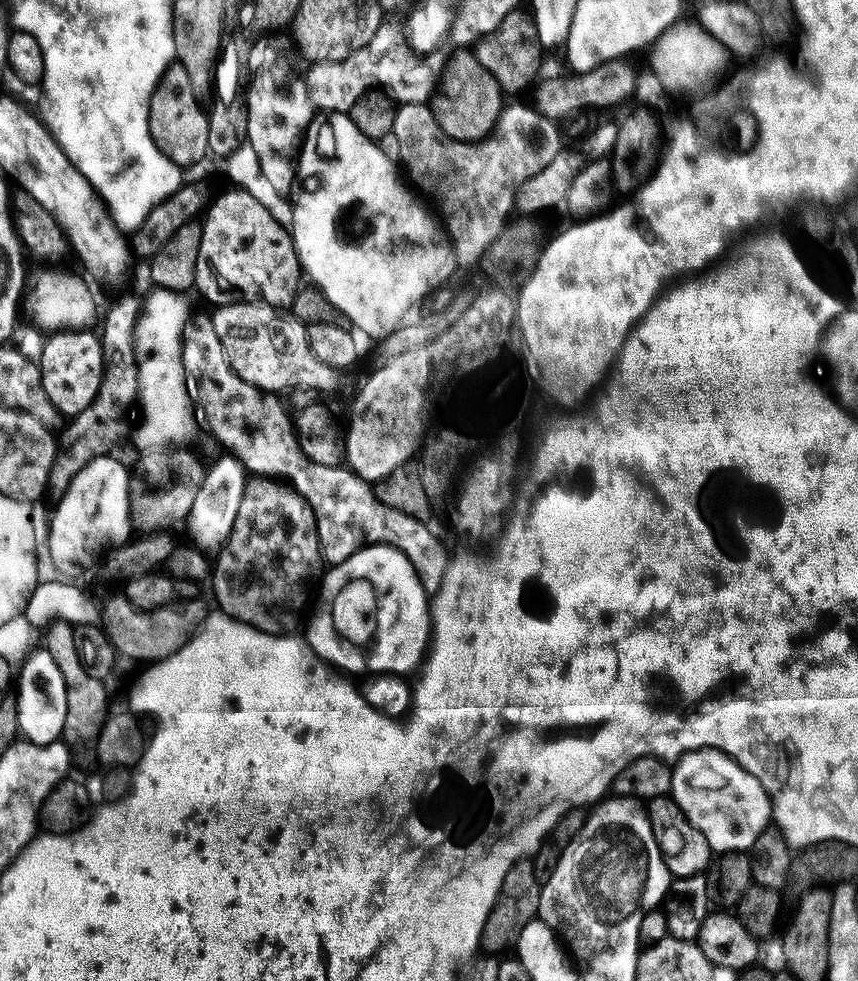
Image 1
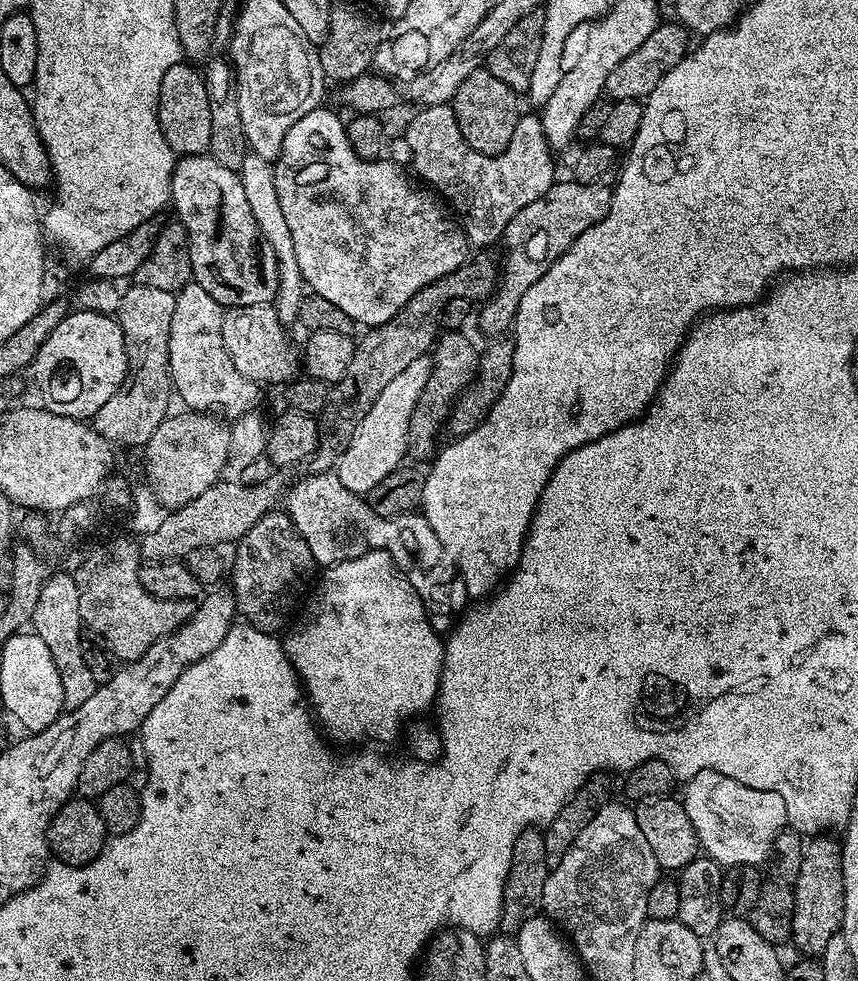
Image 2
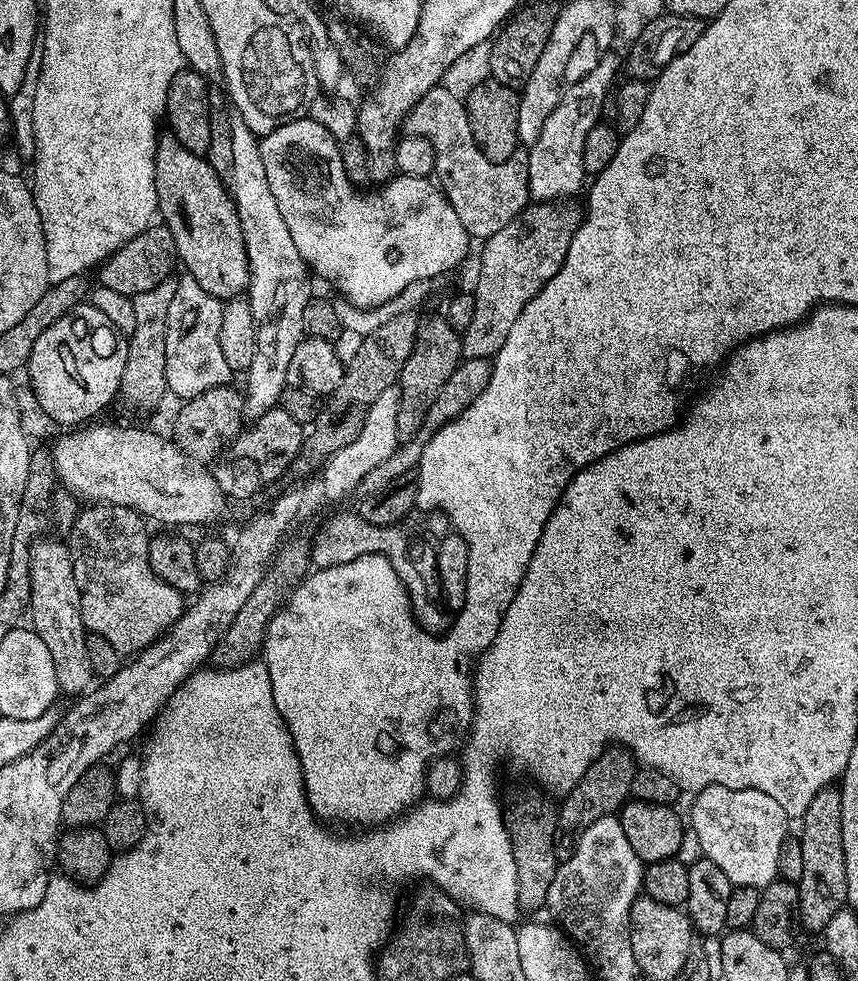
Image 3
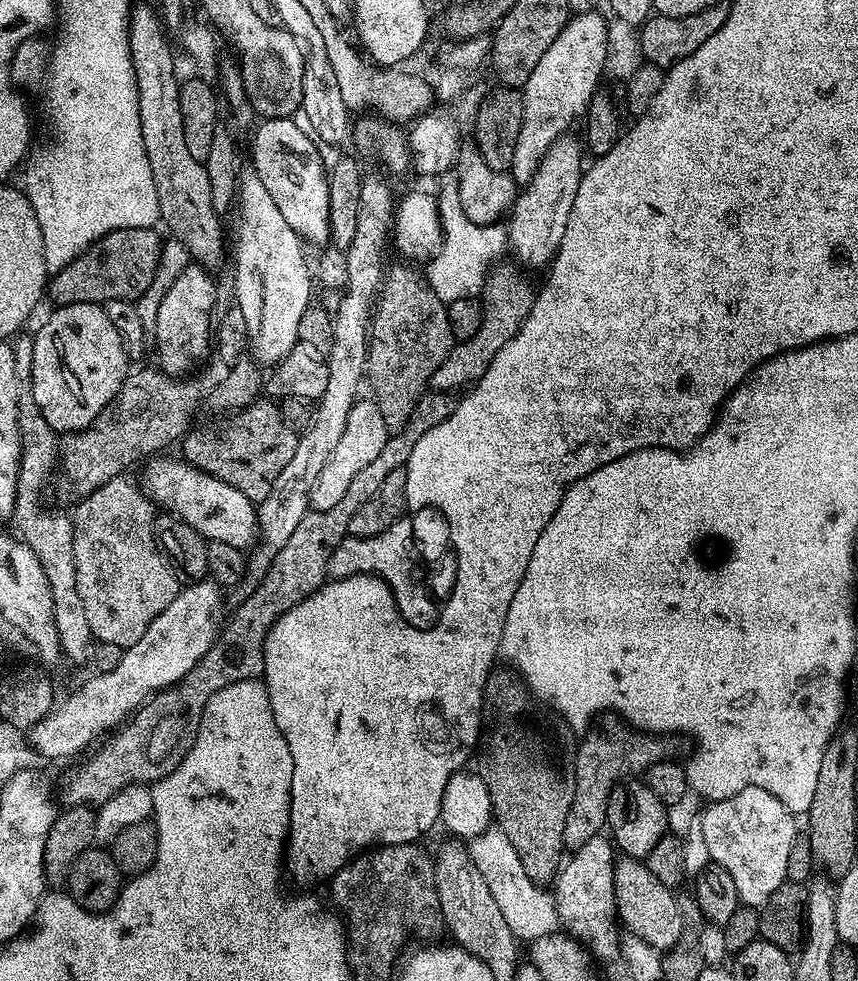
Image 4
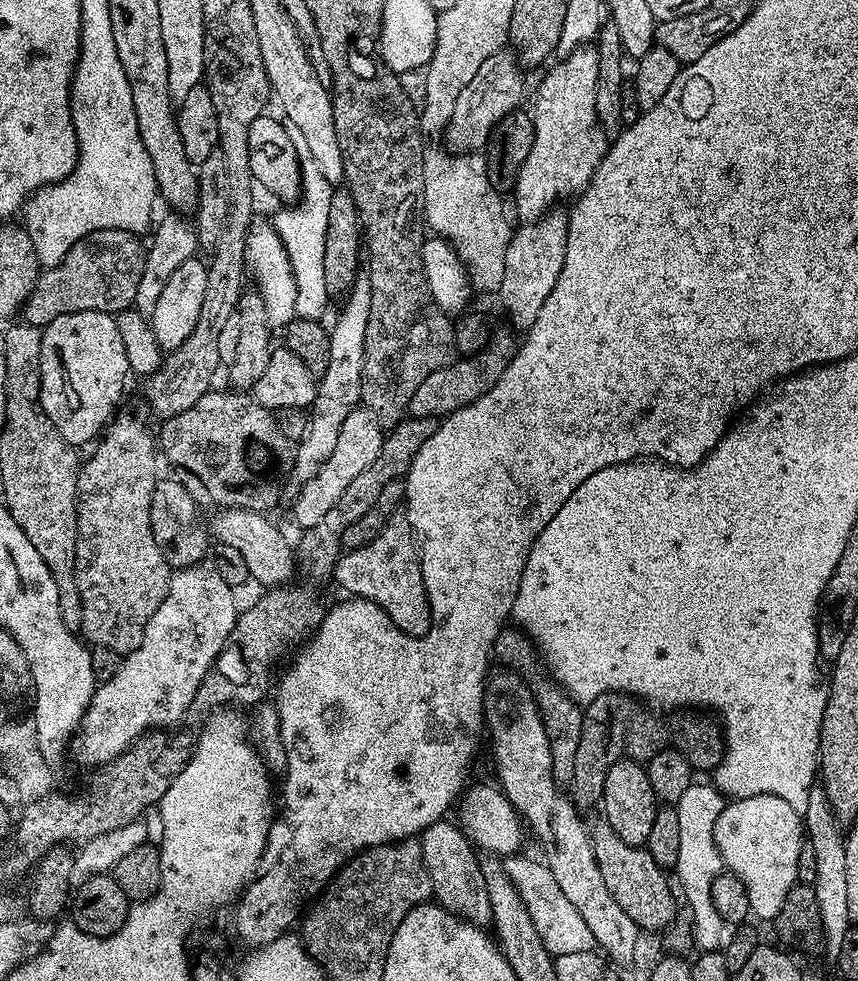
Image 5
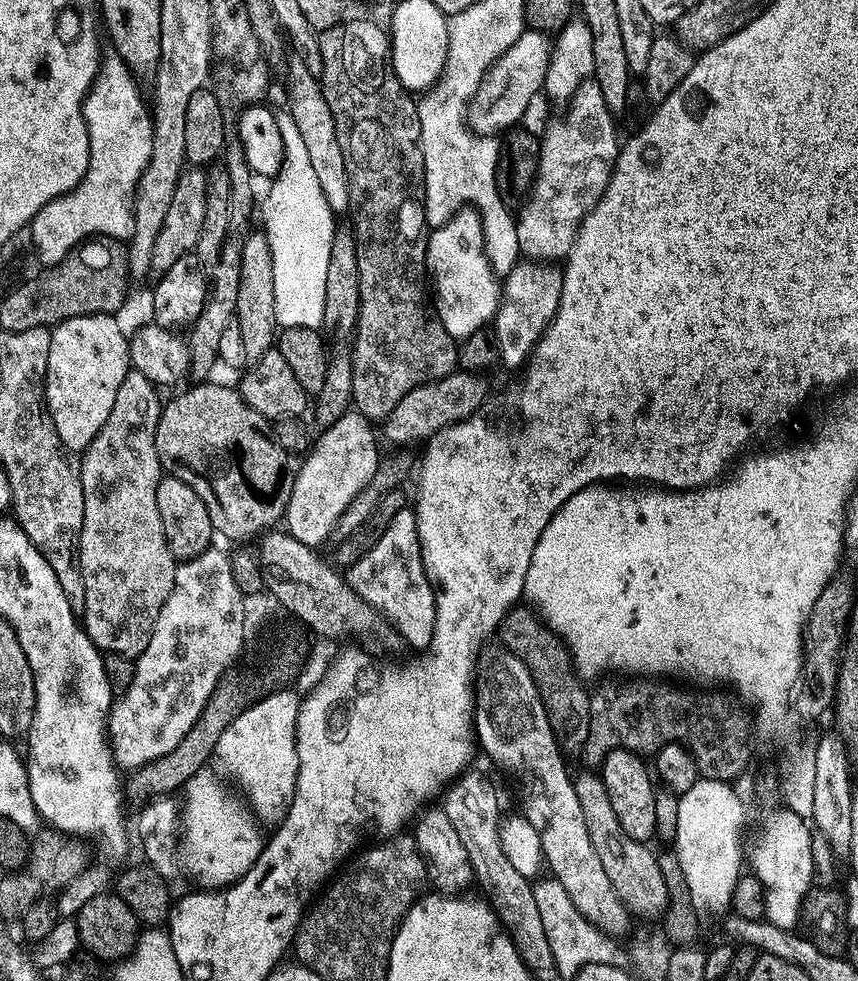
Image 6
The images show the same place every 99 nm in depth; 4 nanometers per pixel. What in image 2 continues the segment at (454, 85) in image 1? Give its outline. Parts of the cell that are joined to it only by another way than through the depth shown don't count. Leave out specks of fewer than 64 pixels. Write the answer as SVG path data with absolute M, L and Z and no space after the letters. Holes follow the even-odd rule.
M483 66L474 70L458 86L458 90L451 100L450 107L454 118L458 122L458 130L465 142L474 150L478 150L478 154L497 156L502 154L502 150L506 150L506 146L510 146L510 138L514 138L514 126L522 115L522 109L516 105L516 100L518 100L518 93L512 88L507 88L502 82L498 82L498 78L494 78L494 74L490 74L487 67Z

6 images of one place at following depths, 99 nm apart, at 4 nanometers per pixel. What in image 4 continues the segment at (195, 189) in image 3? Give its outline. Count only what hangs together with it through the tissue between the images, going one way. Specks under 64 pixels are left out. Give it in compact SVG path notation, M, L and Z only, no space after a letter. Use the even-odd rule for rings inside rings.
M133 7L128 18L128 45L134 66L134 78L138 90L138 122L142 126L142 146L146 146L146 158L150 158L150 174L154 178L154 190L158 194L160 220L169 228L175 239L186 246L189 257L201 266L213 266L224 256L224 232L220 229L217 209L212 206L210 198L210 178L206 178L203 163L190 158L186 150L186 134L182 130L182 110L180 109L181 81L176 80L172 69L172 48L164 37L165 29L155 7Z

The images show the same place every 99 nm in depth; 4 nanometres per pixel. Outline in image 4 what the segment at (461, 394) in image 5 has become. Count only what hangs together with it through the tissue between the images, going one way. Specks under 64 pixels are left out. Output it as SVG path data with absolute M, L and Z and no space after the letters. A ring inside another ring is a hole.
M497 267L488 276L484 284L482 291L484 313L478 334L474 334L468 340L453 343L450 354L446 354L442 366L438 366L438 370L434 370L432 375L431 387L435 391L452 394L457 391L455 388L465 387L464 389L467 389L477 380L482 379L494 354L498 354L498 350L502 350L502 346L506 346L506 342L510 342L510 338L514 338L514 334L518 334L522 322L530 314L534 299L533 289L530 290L524 285L519 271L516 273L511 272L508 268L499 268Z

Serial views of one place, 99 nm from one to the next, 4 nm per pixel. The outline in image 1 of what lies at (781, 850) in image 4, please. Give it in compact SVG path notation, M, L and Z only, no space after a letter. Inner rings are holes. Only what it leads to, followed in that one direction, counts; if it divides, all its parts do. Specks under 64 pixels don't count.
M695 748L675 761L670 795L716 854L747 853L773 823L772 801L762 782L718 748Z

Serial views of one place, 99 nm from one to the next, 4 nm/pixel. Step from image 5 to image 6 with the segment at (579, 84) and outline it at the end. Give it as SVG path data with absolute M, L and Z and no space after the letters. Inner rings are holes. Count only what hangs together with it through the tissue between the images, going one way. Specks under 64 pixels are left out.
M589 78L585 80L582 86L578 86L578 90L573 94L572 99L567 101L566 108L568 108L568 113L557 124L550 125L548 133L542 136L540 140L540 161L536 167L536 183L532 185L530 198L525 200L519 209L519 212L521 211L520 216L518 214L515 217L519 255L532 262L560 262L567 257L568 252L574 246L576 231L580 229L580 223L584 220L584 215L602 198L602 194L612 177L612 168L616 165L616 155L620 153L622 147L621 141L619 139L616 141L616 124L612 121L615 120L614 113L606 106L606 98L602 98L602 90L598 90L595 79Z

